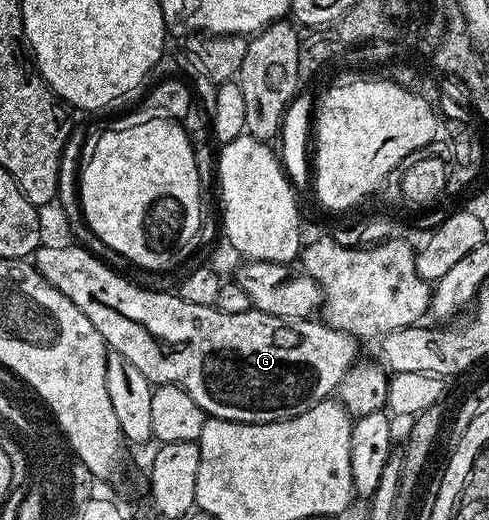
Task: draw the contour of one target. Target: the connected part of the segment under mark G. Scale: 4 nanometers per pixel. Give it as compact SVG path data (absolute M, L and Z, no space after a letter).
M78 243L70 244L71 245L40 244L39 248L36 249L33 254L33 264L36 271L38 271L50 285L57 287L57 291L61 291L61 295L65 295L65 299L69 299L69 303L76 305L89 319L89 323L93 323L93 327L97 327L97 331L103 336L103 340L107 342L108 350L117 352L125 359L129 359L129 363L133 363L133 367L137 367L137 371L141 371L141 375L145 375L145 379L149 379L152 386L176 385L184 389L193 399L193 403L197 403L197 407L201 407L208 418L220 417L226 421L240 421L241 423L253 423L254 425L257 423L287 421L291 417L296 417L305 411L309 411L309 407L328 400L328 398L338 390L340 383L345 379L345 375L350 371L351 366L356 364L357 358L360 356L360 354L358 355L360 342L356 340L356 338L349 336L345 331L334 329L333 326L324 323L322 320L278 317L277 315L262 313L260 309L254 307L241 315L229 315L225 311L221 311L215 305L189 303L175 291L171 291L171 293L158 293L155 289L142 289L141 286L134 285L129 278L123 277L127 275L110 269L105 262L99 260L98 257L94 257L93 254L88 251L88 249L84 249L82 245Z

